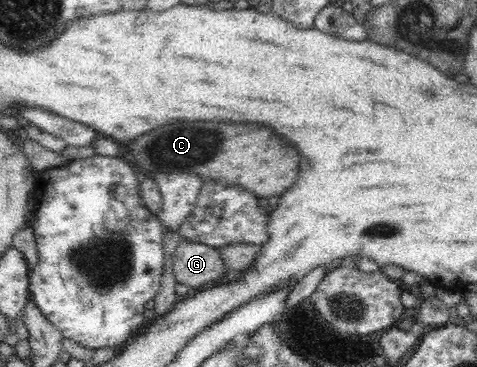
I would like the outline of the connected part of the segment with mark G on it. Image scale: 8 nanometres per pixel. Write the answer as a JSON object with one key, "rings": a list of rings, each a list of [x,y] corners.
{"rings":[[[181,240],[173,254],[176,282],[189,286],[193,291],[214,286],[221,277],[227,275],[219,250],[204,243]]]}

